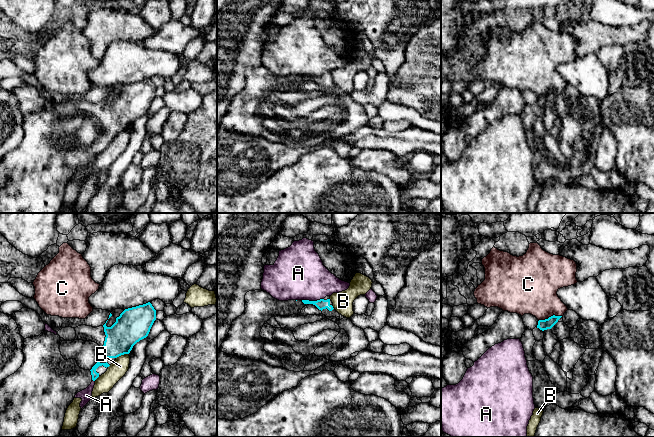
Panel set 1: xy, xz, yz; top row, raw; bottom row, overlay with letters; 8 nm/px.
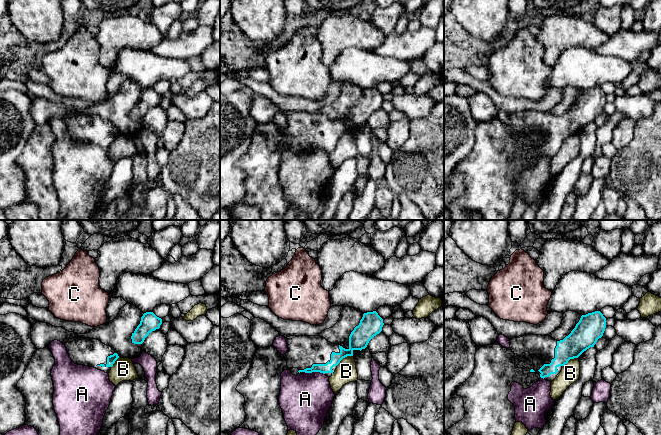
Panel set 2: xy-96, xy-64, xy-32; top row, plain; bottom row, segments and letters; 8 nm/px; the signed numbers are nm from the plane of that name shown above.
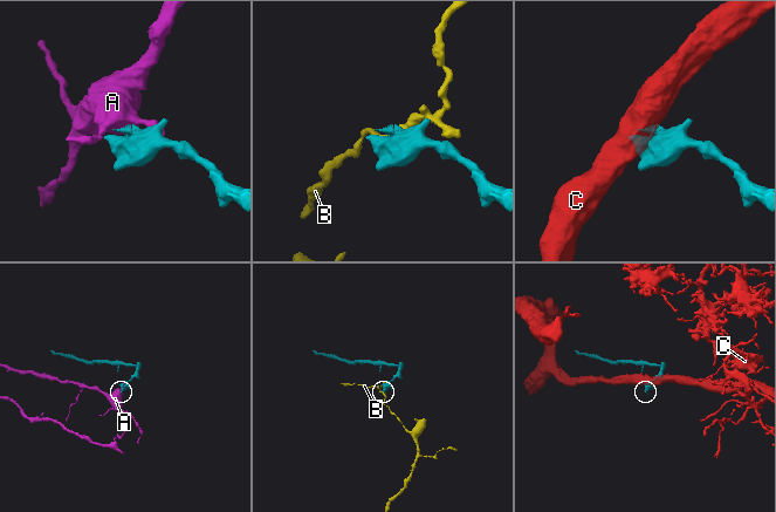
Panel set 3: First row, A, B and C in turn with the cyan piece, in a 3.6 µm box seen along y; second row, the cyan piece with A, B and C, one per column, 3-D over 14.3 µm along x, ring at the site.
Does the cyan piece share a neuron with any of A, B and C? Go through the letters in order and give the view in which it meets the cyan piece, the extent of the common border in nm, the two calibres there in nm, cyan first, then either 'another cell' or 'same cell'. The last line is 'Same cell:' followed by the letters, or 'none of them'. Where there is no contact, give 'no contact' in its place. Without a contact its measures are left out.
A: meets cyan in xz; contact 180 nm long; 90 nm thick on the cyan side, 420 nm on the other; another cell
B: meets cyan in xy; contact 110 nm long; 260 nm thick on the cyan side, 140 nm on the other; another cell
C: meets cyan in yz; contact 190 nm long; 80 nm thick on the cyan side, 380 nm on the other; another cell
Same cell: none of them

